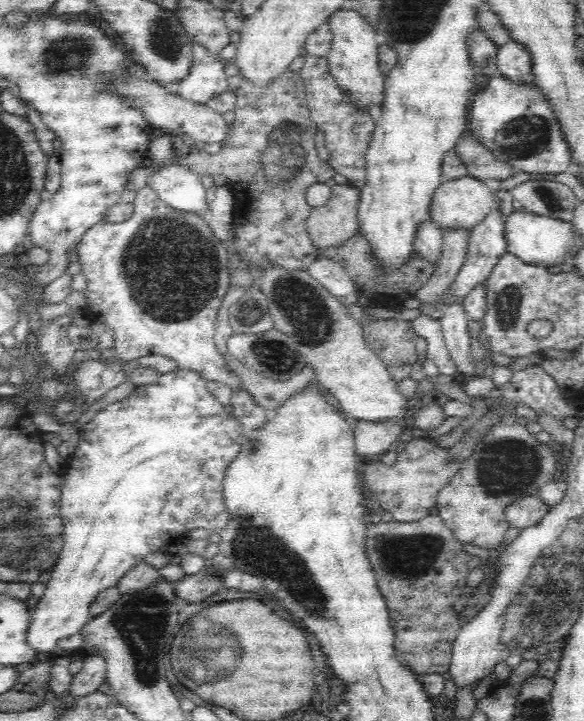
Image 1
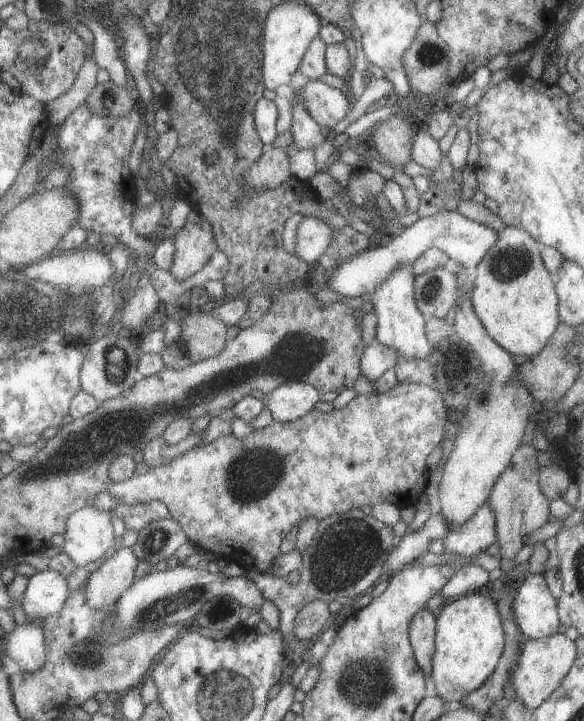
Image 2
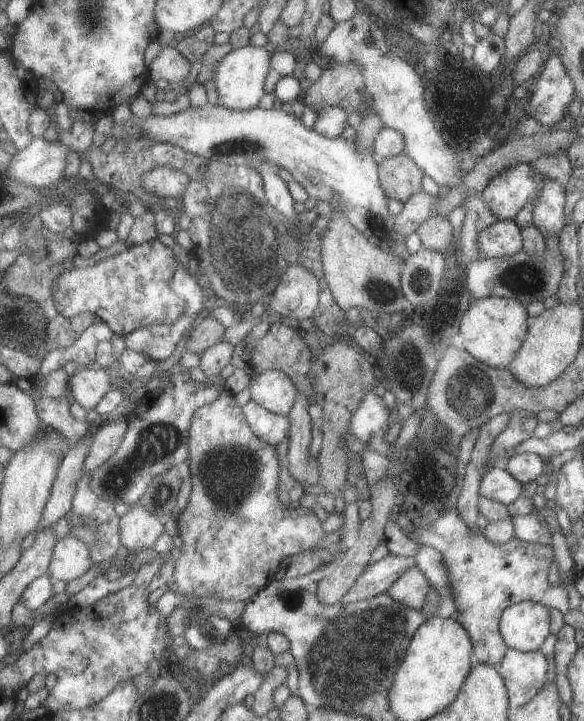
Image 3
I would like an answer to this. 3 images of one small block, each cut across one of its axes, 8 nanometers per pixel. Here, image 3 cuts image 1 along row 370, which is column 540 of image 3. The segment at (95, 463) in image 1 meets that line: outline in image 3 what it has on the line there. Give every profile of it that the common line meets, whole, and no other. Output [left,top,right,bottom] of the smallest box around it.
[481,162,547,220]

